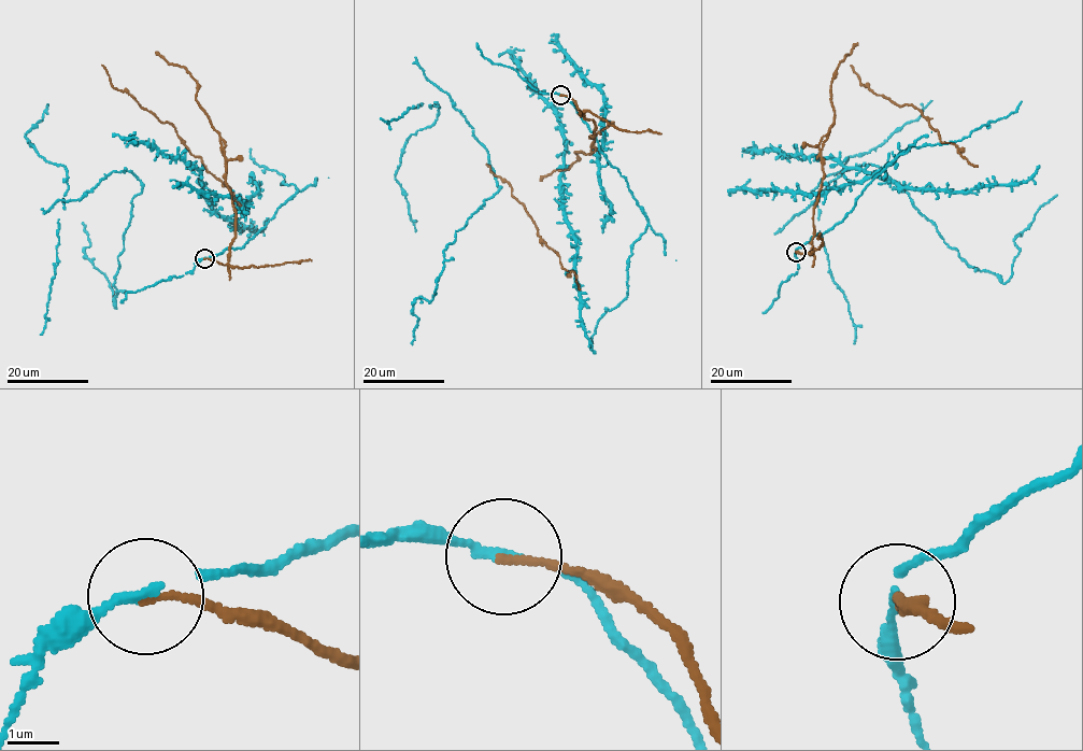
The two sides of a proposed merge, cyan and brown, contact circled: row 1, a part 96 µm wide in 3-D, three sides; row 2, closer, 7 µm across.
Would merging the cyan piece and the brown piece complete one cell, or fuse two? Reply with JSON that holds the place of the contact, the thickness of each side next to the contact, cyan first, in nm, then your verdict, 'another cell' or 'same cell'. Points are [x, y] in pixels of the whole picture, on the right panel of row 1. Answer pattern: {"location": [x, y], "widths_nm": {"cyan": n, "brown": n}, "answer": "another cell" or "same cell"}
{"location": [796, 252], "widths_nm": {"cyan": 130, "brown": 140}, "answer": "another cell"}

